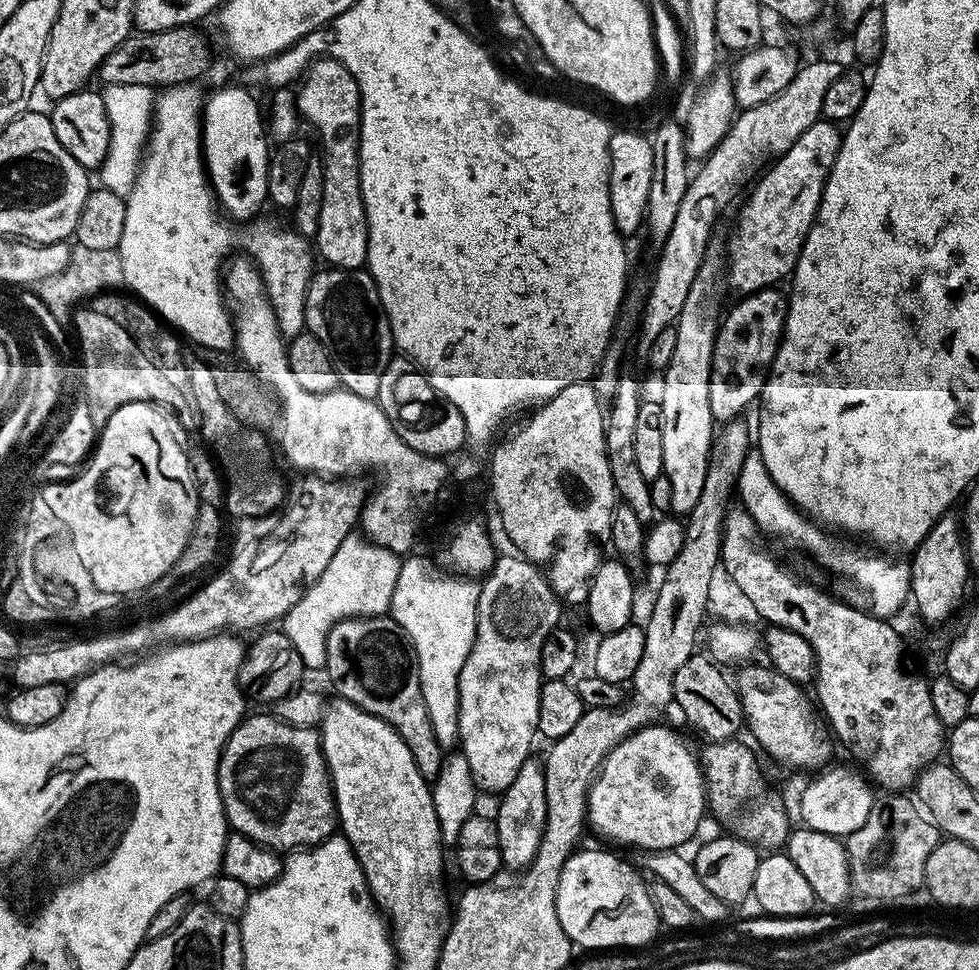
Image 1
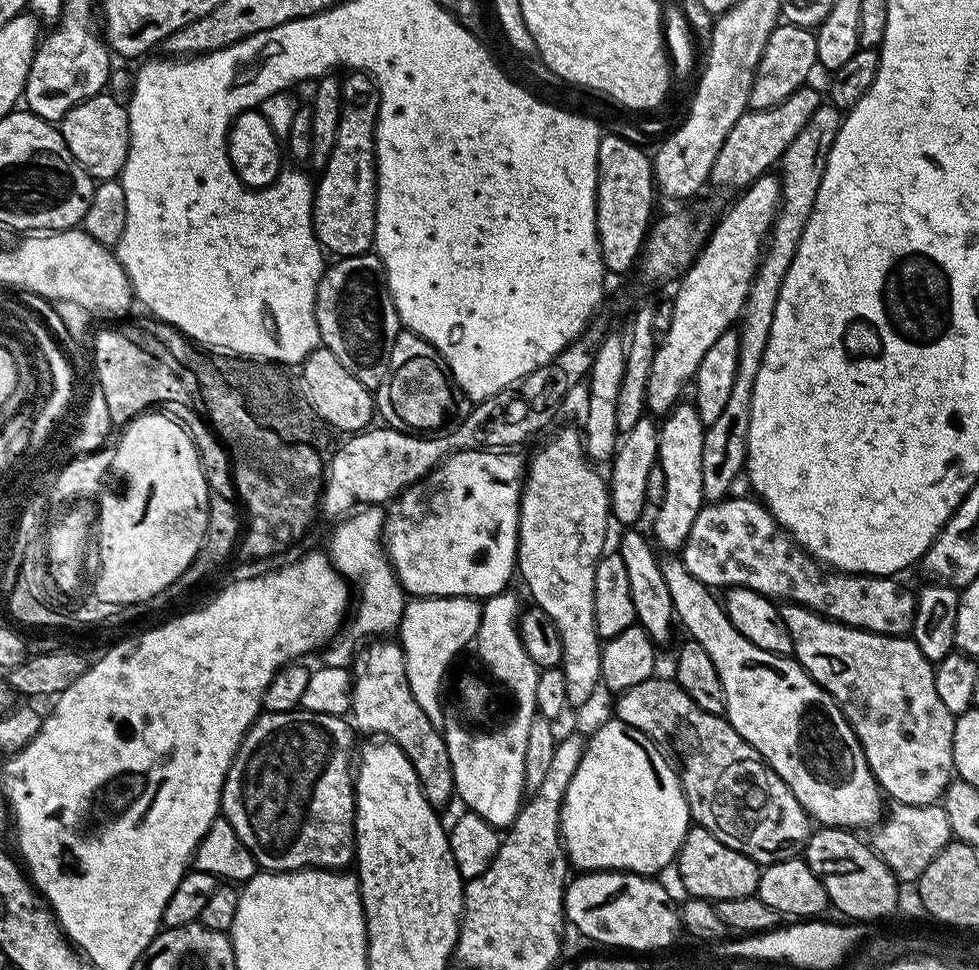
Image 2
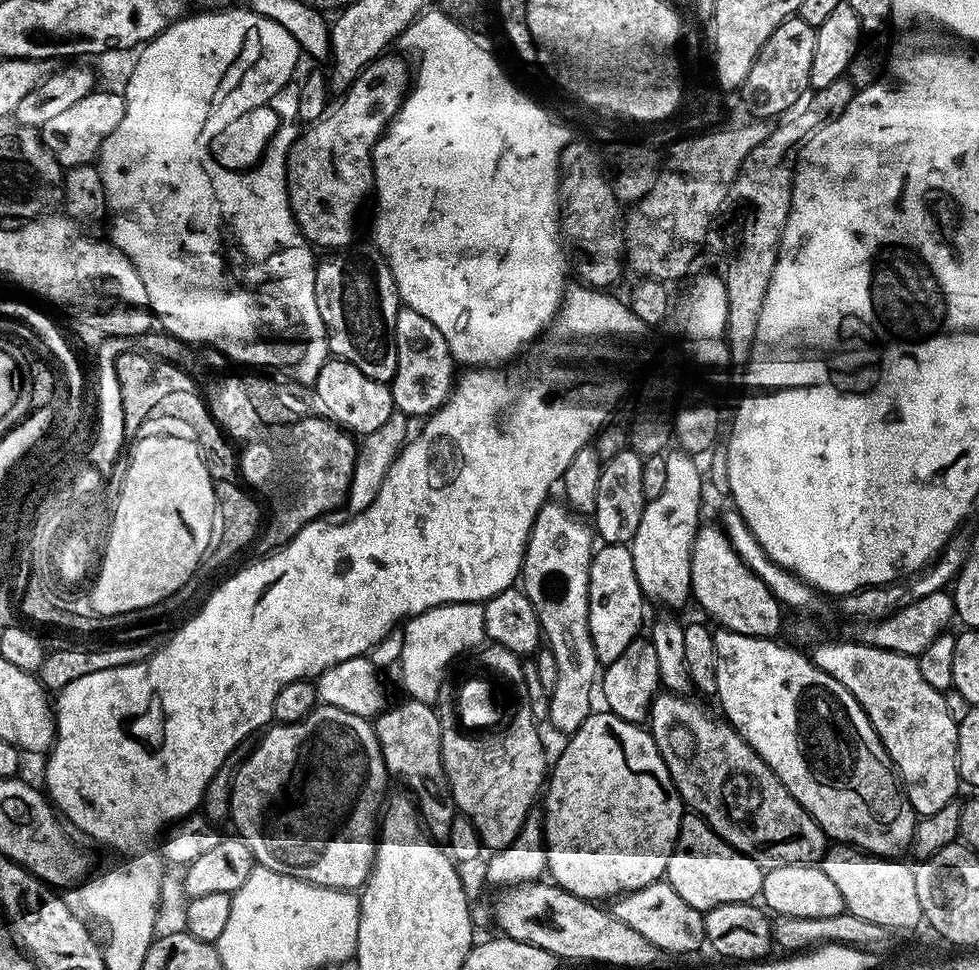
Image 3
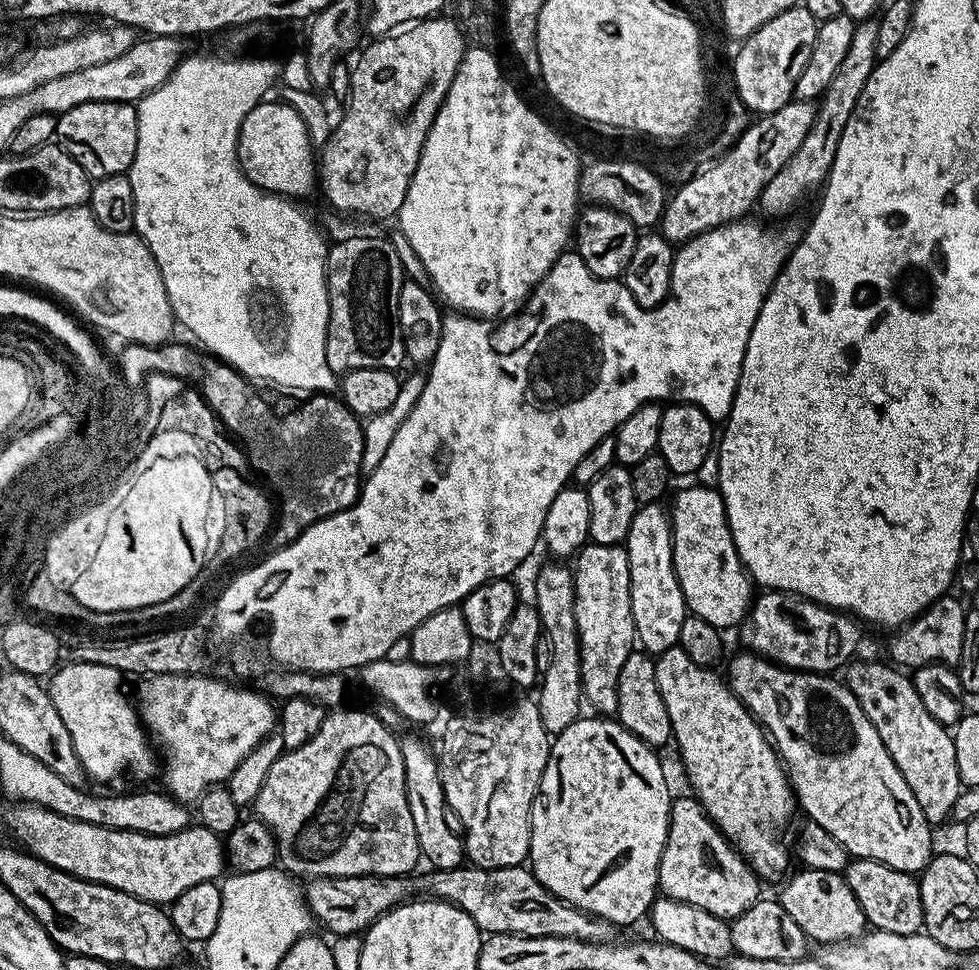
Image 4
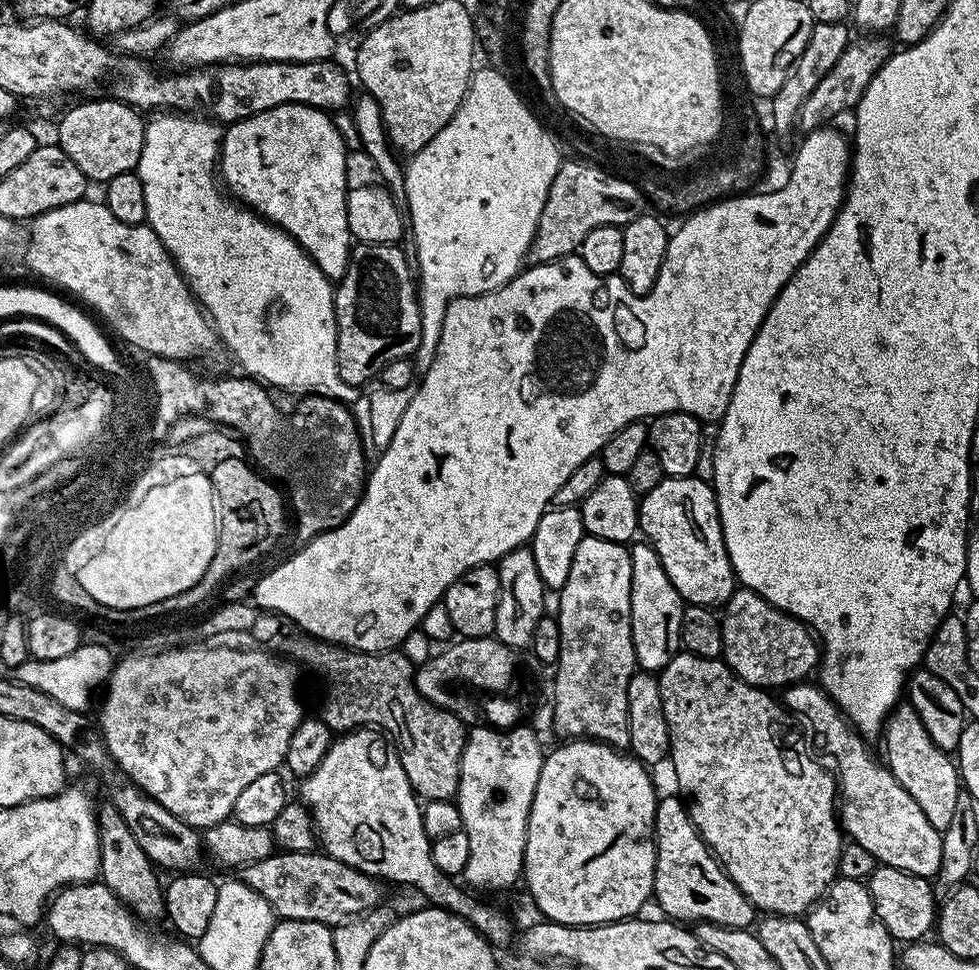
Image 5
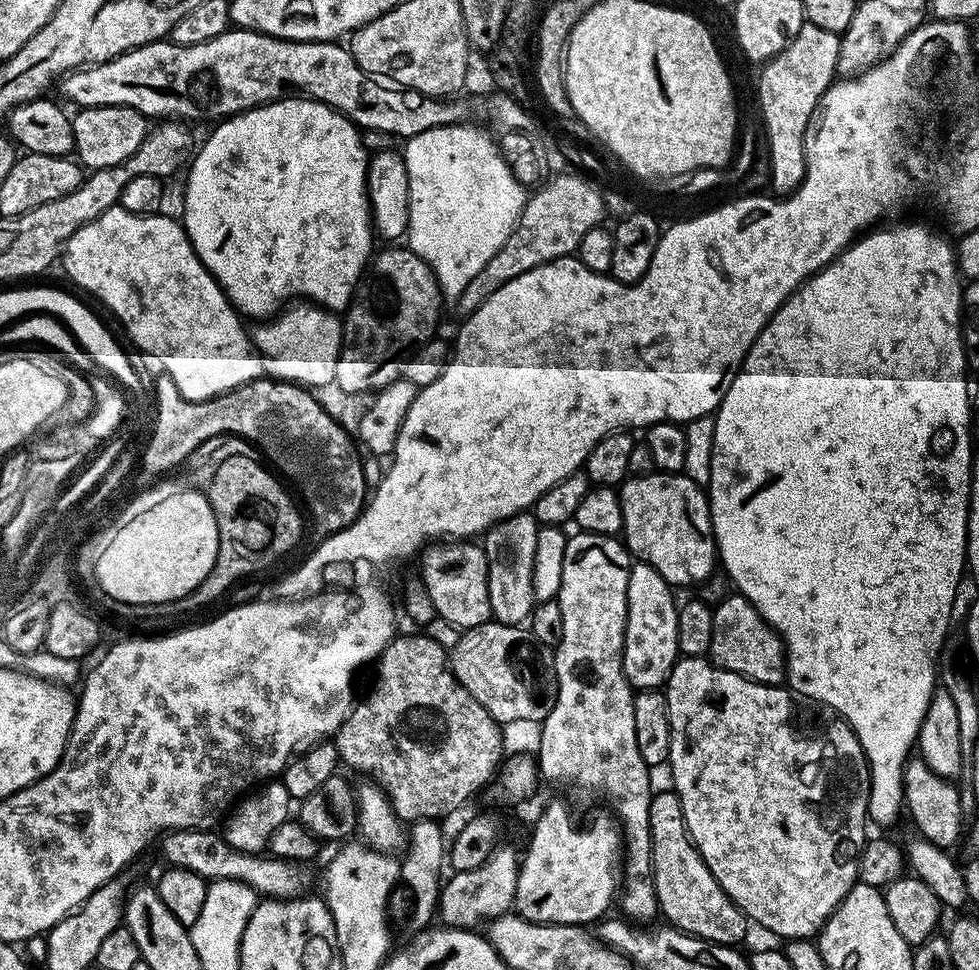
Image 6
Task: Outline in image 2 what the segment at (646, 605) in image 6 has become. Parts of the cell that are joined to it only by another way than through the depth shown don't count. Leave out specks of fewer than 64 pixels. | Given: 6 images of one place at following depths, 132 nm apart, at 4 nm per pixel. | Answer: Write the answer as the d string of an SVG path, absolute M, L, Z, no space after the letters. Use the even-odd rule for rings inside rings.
M681 402L663 417L659 425L660 455L658 466L662 474L666 474L666 498L655 509L656 517L652 520L650 536L663 551L668 554L683 549L686 538L690 534L690 526L694 526L694 518L698 518L700 509L706 501L702 490L702 438L705 425L696 412L692 402Z

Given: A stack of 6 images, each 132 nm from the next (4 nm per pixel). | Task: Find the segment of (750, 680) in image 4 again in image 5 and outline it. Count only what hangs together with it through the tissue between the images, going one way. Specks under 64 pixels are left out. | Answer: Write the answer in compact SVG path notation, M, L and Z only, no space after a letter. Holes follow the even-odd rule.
M801 682L783 689L782 703L789 713L796 715L797 712L812 727L813 734L836 763L838 819L847 839L870 850L881 865L889 864L910 874L935 877L942 861L941 832L926 822L926 814L922 814L918 802L902 790L887 767L872 757L871 750L864 745L867 744L865 737L849 724L828 693L815 683Z

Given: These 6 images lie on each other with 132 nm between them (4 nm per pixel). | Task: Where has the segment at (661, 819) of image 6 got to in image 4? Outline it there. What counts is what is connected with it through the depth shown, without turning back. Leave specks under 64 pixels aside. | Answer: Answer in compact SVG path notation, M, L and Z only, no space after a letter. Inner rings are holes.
M691 794L677 795L670 806L666 846L660 859L659 891L669 900L698 906L733 921L761 899L762 881Z

